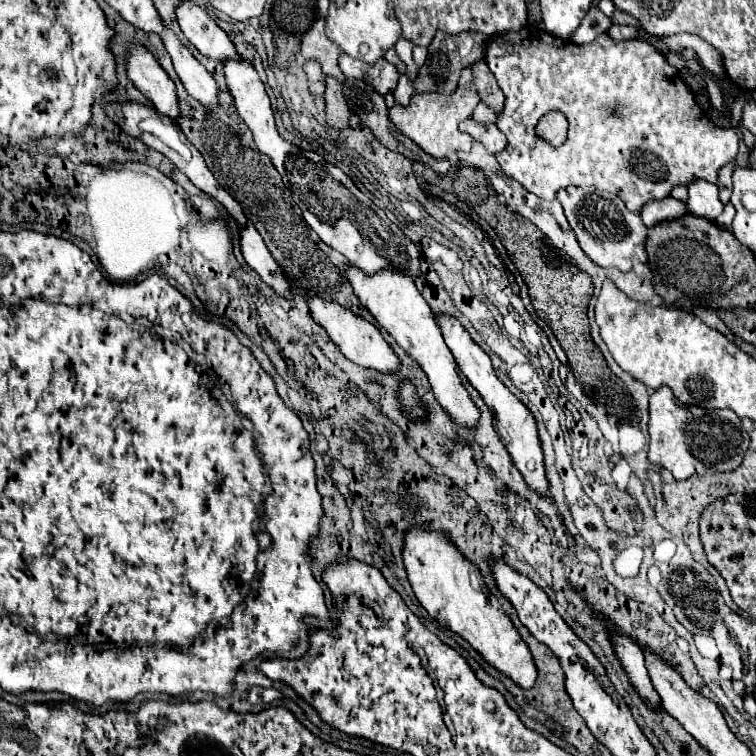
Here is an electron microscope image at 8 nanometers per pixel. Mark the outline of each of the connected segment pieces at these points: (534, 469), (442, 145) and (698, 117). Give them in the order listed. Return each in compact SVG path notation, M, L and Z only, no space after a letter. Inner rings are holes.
M435 316L441 332L443 332L443 338L445 338L445 344L449 346L449 350L453 352L455 356L455 362L457 362L457 368L459 372L479 390L479 394L483 396L483 400L487 402L487 406L493 410L493 424L495 424L495 430L499 432L505 448L509 450L511 454L511 460L515 464L515 468L521 472L523 480L527 482L527 486L531 490L535 490L537 494L549 498L553 502L553 496L551 496L551 490L549 490L549 480L545 476L545 458L543 458L543 448L541 448L541 440L539 440L539 432L537 432L537 422L535 422L535 416L531 414L531 410L497 378L495 370L493 370L493 364L491 364L491 358L489 354L477 346L471 336L465 332L465 328L451 316Z
M465 68L461 72L461 80L459 80L459 86L453 94L449 96L443 96L443 94L437 94L437 92L415 92L411 96L411 102L409 106L401 106L399 102L393 104L393 108L389 110L389 116L393 120L393 124L405 134L409 136L415 144L419 144L427 154L435 156L435 158L447 158L451 152L469 152L471 150L471 136L469 134L463 134L459 130L459 122L467 120L475 106L479 104L479 94L475 92L475 86L473 86L473 76L471 76L471 68Z
M523 28L521 32L499 32L487 38L483 60L505 94L497 128L507 136L507 148L495 158L507 176L515 178L543 200L555 200L559 188L595 186L615 192L631 212L639 212L645 202L669 196L671 188L677 184L687 184L693 178L717 182L719 168L737 156L739 144L735 128L719 128L709 122L679 70L645 40L617 42L603 32L589 44L569 46L549 32L547 42L541 42L537 28ZM551 110L563 112L569 122L567 140L559 148L535 136L539 118Z

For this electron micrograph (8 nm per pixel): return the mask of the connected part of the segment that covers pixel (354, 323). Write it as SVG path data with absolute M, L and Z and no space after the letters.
M307 296L307 302L309 302L309 308L311 308L311 314L315 318L315 322L319 322L329 338L339 346L339 350L355 364L363 366L363 368L369 368L369 370L377 370L381 374L395 374L399 368L401 368L401 360L399 356L393 352L393 348L385 342L385 338L381 336L379 328L367 320L363 320L361 316L357 314L351 314L349 310L341 308L339 304L335 302L327 302L327 300L321 300L319 296Z

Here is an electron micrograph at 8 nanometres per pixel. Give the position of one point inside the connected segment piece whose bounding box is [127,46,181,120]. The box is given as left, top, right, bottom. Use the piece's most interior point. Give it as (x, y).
(142, 69)

